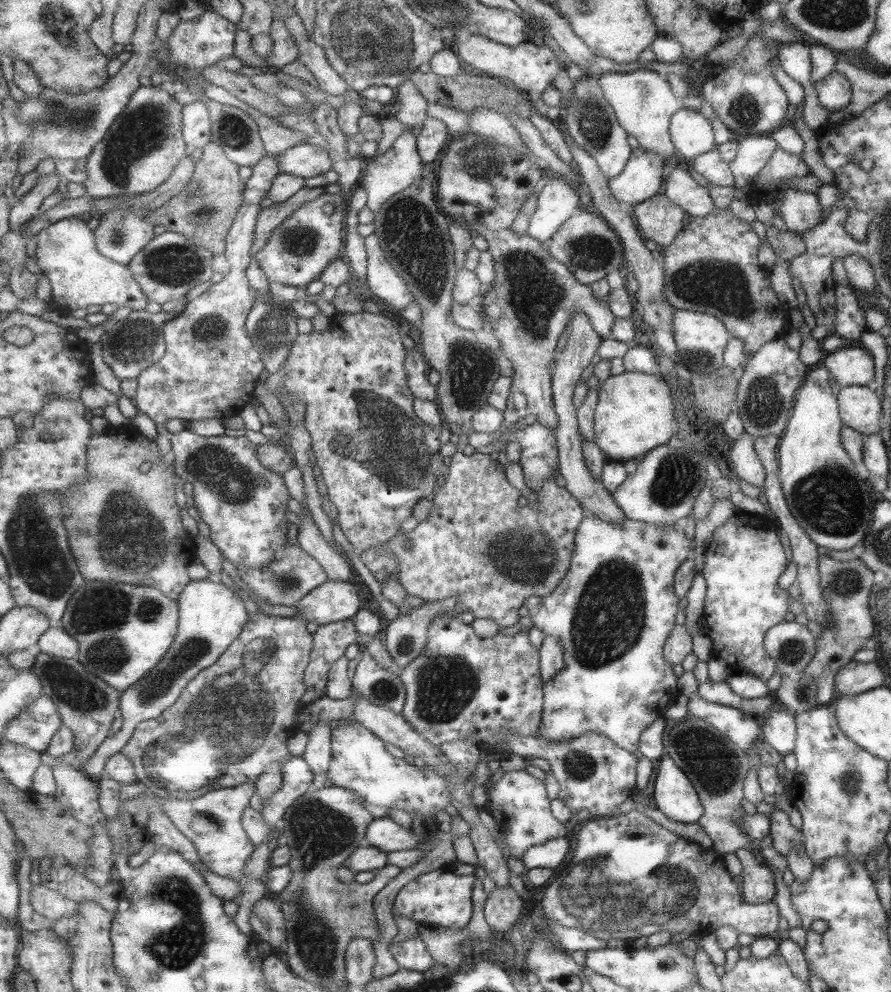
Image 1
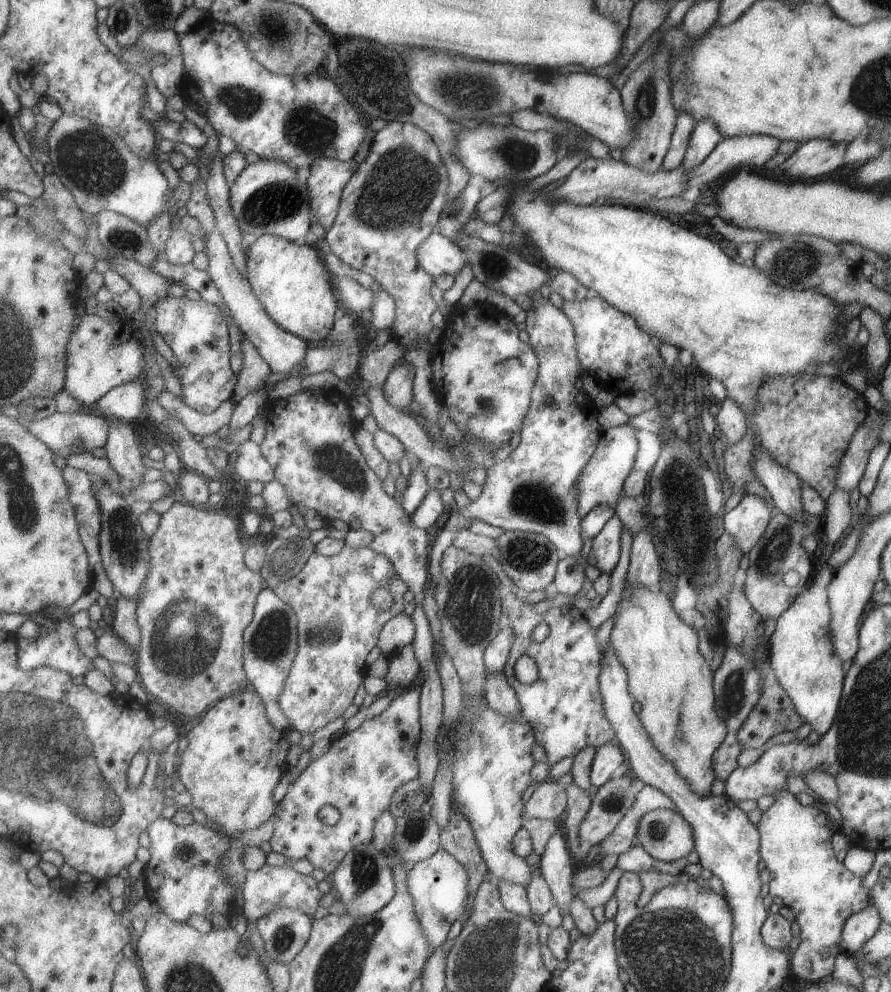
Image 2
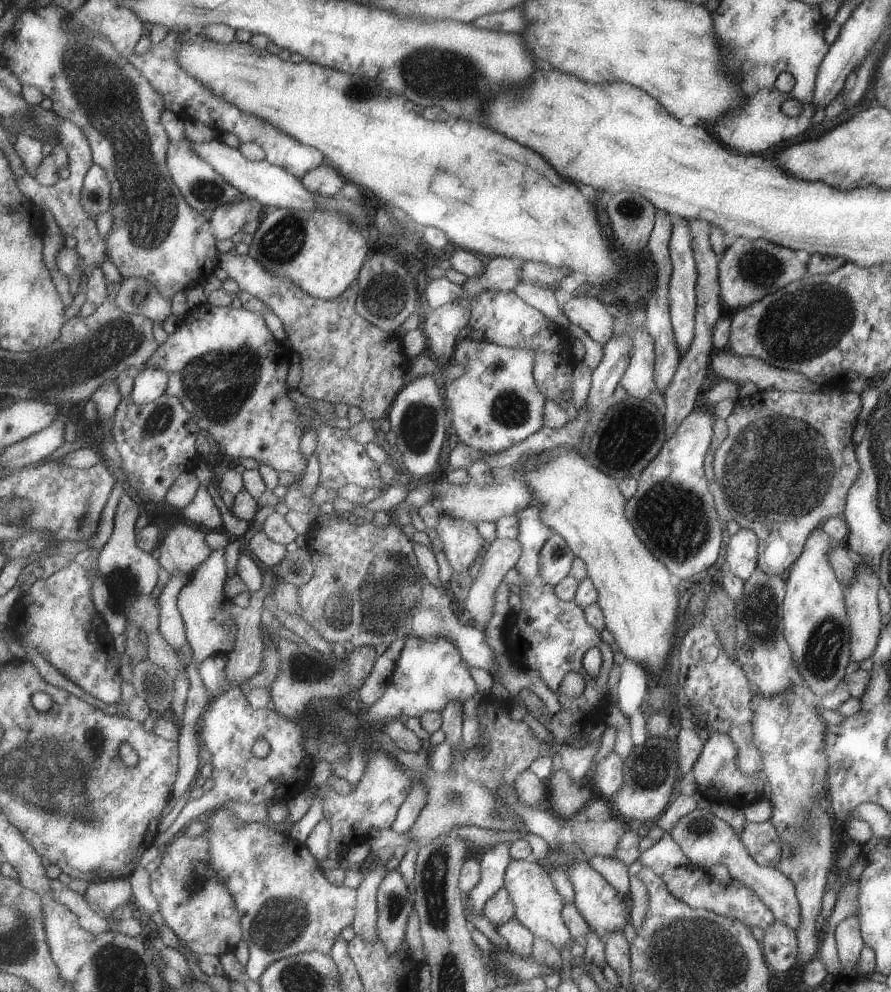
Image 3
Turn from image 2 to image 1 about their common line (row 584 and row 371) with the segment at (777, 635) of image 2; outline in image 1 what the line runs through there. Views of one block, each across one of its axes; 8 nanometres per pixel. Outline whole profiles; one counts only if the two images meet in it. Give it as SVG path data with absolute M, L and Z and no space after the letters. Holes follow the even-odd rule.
M821 364L812 366L793 395L785 430L777 445L778 477L793 519L817 546L849 550L861 544L871 524L871 486L857 477L855 465L842 447L837 384Z

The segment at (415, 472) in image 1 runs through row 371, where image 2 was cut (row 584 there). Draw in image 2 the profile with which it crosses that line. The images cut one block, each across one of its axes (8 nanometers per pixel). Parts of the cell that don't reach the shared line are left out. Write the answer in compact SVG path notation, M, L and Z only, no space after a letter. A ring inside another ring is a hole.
M345 546L337 556L313 553L307 560L305 568L297 576L277 584L273 592L295 609L299 619L299 652L295 666L287 678L285 690L281 694L279 706L291 721L294 730L303 735L313 734L318 728L343 716L347 708L353 704L357 690L367 676L368 665L376 654L381 630L389 620L405 610L411 597L410 588L388 556L375 552L372 546L363 548ZM381 588L389 590L393 596L393 608L389 610L381 610L373 604L373 596Z

